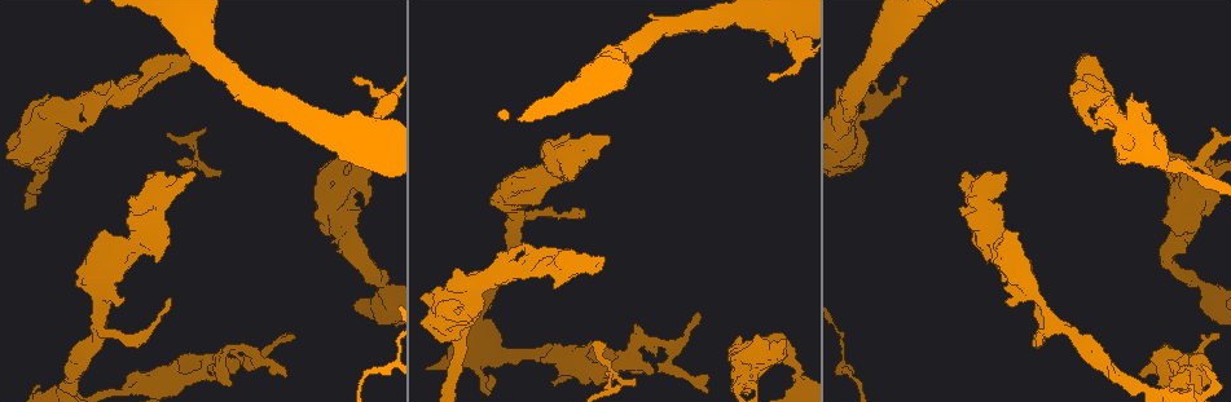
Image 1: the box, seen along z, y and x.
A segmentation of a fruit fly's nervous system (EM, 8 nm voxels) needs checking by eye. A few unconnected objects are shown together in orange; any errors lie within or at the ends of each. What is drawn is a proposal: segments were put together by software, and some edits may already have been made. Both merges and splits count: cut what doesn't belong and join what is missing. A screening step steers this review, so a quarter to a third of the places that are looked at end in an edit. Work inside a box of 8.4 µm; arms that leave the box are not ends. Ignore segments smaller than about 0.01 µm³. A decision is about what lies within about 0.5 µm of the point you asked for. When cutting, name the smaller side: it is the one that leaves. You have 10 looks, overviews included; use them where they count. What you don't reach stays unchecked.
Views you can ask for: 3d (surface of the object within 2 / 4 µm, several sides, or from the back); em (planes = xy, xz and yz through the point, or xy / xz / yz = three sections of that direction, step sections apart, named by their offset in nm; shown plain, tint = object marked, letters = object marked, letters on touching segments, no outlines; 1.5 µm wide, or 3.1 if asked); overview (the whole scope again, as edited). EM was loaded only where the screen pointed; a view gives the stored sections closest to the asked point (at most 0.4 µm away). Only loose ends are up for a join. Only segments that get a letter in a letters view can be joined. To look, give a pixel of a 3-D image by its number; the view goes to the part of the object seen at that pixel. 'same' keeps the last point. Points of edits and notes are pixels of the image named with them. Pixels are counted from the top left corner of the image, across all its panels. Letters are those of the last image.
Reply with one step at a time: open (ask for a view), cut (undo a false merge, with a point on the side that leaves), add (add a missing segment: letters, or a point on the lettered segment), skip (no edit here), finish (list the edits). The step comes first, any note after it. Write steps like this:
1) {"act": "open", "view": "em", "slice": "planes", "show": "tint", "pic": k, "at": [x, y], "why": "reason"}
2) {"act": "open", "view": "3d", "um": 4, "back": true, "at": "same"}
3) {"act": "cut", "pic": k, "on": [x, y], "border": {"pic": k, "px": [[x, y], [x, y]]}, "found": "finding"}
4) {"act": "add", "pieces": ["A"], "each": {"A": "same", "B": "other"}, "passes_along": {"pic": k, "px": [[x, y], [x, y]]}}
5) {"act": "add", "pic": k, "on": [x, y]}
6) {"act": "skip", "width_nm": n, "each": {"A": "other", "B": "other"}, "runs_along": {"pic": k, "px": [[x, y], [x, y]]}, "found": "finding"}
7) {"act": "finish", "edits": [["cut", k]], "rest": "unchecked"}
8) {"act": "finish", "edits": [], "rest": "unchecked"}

{"act": "open", "view": "3d", "um": 2, "pic": 1, "at": [1204, 367]}

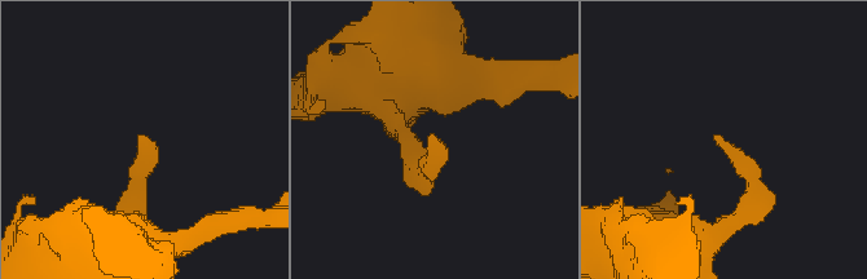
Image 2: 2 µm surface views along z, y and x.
{"act": "open", "view": "em", "slice": "xy", "step": 4, "show": "letters", "pic": 2, "at": [716, 140]}

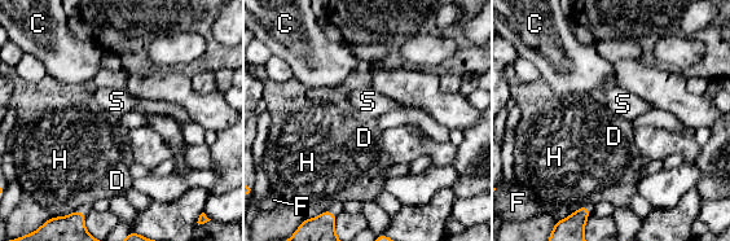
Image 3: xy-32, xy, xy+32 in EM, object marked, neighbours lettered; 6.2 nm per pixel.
{"act": "open", "view": "em", "slice": "xz", "step": 8, "show": "letters", "at": "same"}

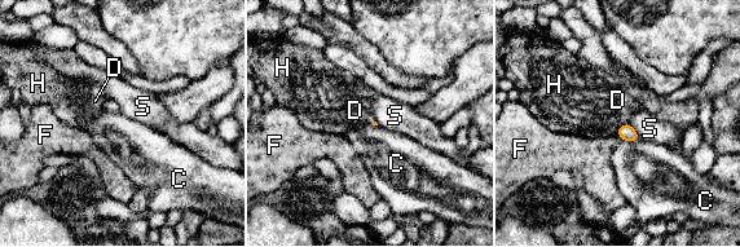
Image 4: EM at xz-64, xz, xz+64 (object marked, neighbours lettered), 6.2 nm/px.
{"act": "skip", "each": {"C": "other", "D": "other", "F": "other", "H": "other", "S": "other"}, "border": {"pic": 4, "px": [[628, 122], [622, 123], [616, 133]]}, "found": "none of them fits"}

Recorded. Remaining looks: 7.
{"act": "open", "view": "em", "slice": "yz", "step": 8, "show": "plain", "pic": 1, "at": [697, 313], "why": "branch stops here"}

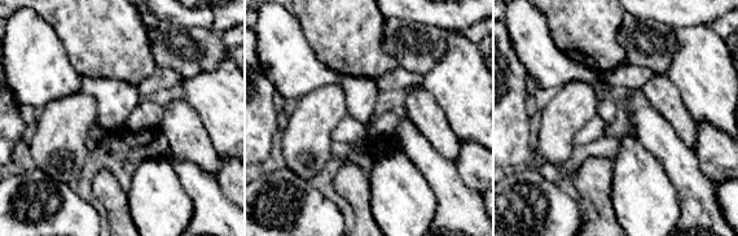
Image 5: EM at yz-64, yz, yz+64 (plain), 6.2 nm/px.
{"act": "open", "view": "em", "slice": "yz", "step": 8, "show": "letters", "at": "same", "why": "what lies round it"}

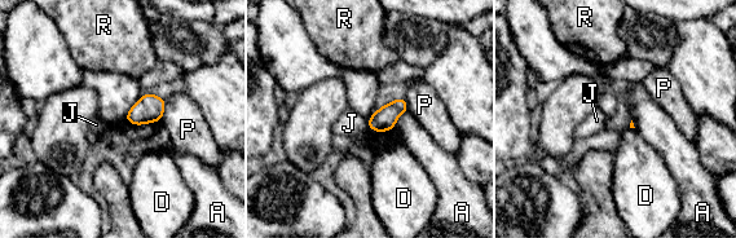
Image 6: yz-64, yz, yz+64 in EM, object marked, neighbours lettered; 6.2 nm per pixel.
{"act": "skip", "longest_contact_nm": ["A", 150], "each": {"A": "other", "D": "other", "J": "other", "P": "other", "R": "other"}, "border": {"pic": 6, "px": [[366, 119], [369, 127]]}, "found": "none of them fits"}

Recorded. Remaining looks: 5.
{"act": "open", "view": "em", "slice": "planes", "show": "tint", "pic": 1, "at": [105, 235], "why": "free end"}

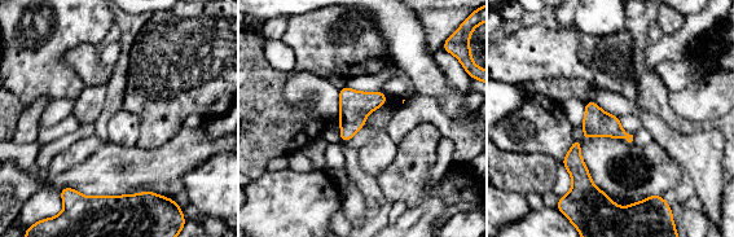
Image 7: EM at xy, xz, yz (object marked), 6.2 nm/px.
{"act": "open", "view": "em", "slice": "planes", "show": "letters", "at": "same"}

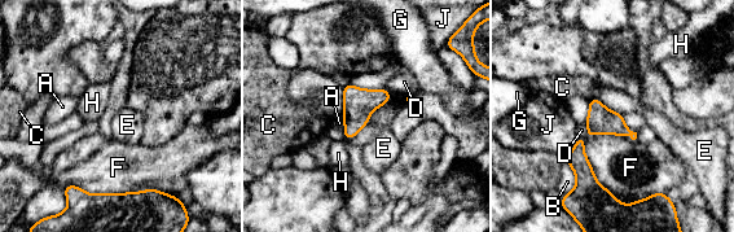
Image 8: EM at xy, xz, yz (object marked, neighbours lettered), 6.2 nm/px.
{"act": "skip", "longest_contact_nm": ["F", 380], "each": {"A": "other", "B": "other", "C": "other", "D": "other", "E": "other", "F": "other", "G": "other", "H": "other", "J": "other"}, "runs_along": {"pic": 8, "px": [[594, 101], [579, 163], [600, 195]]}, "found": "no lettered segment goes on from it"}

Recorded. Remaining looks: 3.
{"act": "open", "view": "em", "slice": "planes", "show": "tint", "pic": 1, "at": [1192, 234], "why": "calibre changes"}

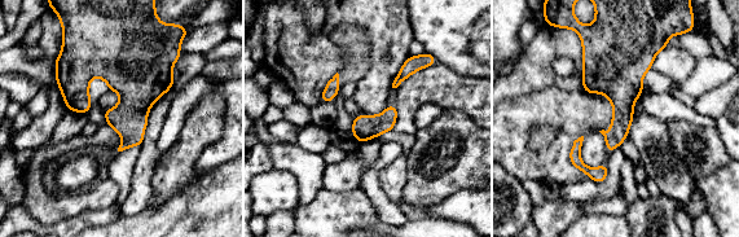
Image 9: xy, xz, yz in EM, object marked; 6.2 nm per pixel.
{"act": "open", "view": "em", "slice": "planes", "show": "letters", "at": "same", "why": "see the neighbours"}

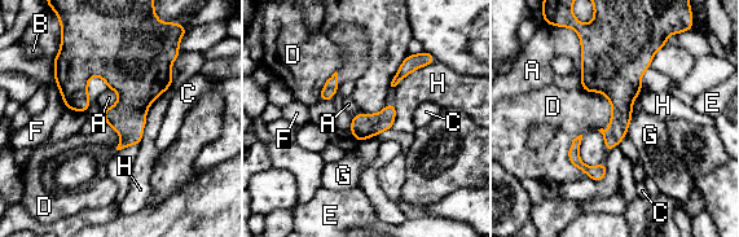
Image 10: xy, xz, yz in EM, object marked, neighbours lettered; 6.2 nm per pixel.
{"act": "skip", "longest_contact_nm": ["H", 420], "each": {"A": "other", "B": "other", "C": "other", "D": "other", "E": "other", "F": "other", "G": "other", "H": "other"}, "border": {"pic": 10, "px": [[633, 115], [625, 136]]}, "found": "all the same neuron"}

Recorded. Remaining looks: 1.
{"act": "finish", "edits": [], "rest": "unchecked"}

